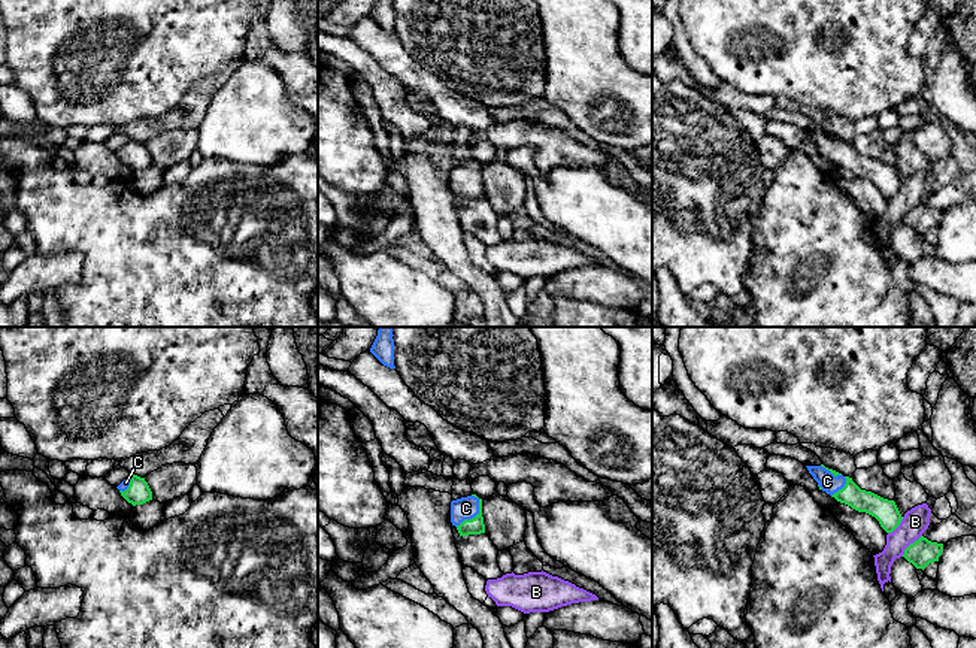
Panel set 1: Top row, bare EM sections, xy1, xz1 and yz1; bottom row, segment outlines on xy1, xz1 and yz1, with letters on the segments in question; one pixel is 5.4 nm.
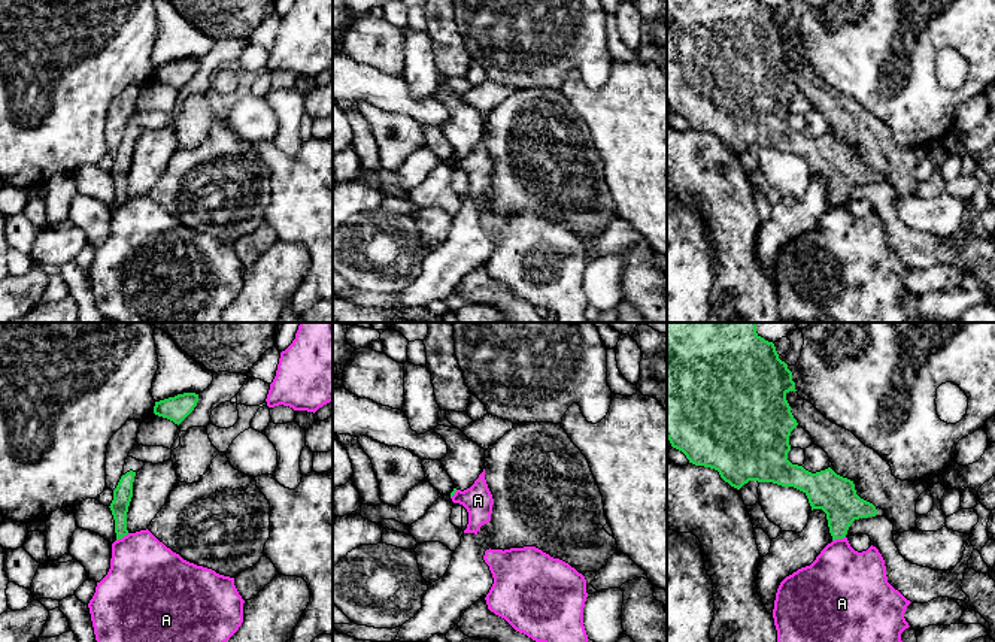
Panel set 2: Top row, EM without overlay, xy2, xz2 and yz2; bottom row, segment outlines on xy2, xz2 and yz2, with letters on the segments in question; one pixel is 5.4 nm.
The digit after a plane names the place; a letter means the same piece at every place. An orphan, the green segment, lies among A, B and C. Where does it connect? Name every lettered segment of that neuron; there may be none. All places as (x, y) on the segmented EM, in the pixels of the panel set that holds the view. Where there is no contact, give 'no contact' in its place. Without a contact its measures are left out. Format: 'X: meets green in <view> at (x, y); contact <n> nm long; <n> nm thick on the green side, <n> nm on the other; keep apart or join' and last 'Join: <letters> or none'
A: meets green in yz2 at (839, 538); contact 80 nm long; 220 nm thick on the green side, 400 nm on the other; keep apart
B: meets green in yz1 at (909, 545); contact 160 nm long; 150 nm thick on the green side, 140 nm on the other; keep apart
C: meets green in xz1 at (476, 515); contact 200 nm long; 90 nm thick on the green side, 130 nm on the other; join
Join: C

